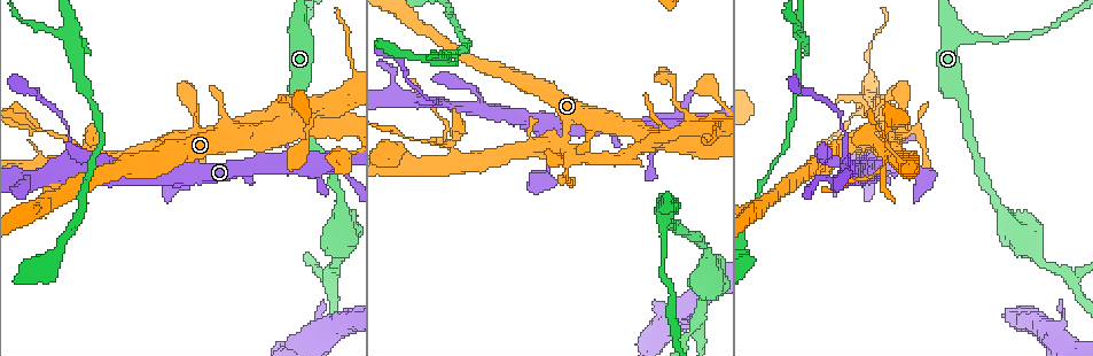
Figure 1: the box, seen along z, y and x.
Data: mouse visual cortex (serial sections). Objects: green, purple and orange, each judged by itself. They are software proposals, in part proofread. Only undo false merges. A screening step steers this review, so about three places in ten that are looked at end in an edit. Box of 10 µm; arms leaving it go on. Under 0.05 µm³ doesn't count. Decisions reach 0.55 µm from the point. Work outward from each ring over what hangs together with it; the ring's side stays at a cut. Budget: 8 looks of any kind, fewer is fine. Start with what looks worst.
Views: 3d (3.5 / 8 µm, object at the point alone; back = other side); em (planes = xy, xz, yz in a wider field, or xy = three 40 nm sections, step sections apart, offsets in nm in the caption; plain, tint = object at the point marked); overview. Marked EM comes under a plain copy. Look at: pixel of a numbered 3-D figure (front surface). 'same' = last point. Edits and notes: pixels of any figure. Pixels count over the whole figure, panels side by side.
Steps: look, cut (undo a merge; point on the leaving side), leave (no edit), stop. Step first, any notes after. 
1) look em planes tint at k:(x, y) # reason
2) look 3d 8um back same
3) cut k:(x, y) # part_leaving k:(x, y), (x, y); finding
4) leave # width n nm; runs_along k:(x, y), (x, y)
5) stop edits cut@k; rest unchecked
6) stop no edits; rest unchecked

look 3d 8um at 1:(673, 139) # four or more arms meet

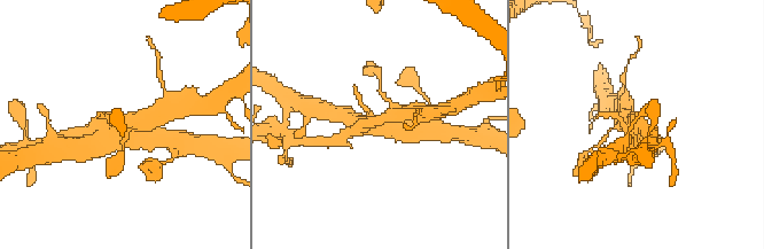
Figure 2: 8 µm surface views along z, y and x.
look 3d 3.5um same # zoom in

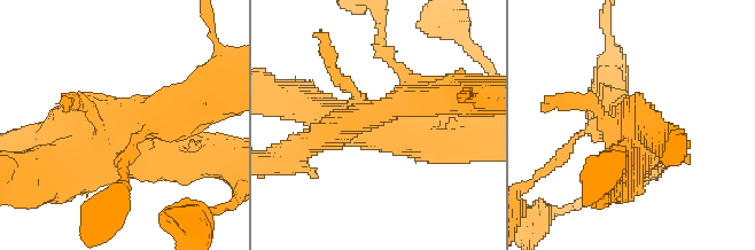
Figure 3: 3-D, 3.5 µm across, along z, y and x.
cut 3:(139, 100) # two cells meet here

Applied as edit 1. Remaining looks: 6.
look 3d 3.5um at 1:(703, 268)

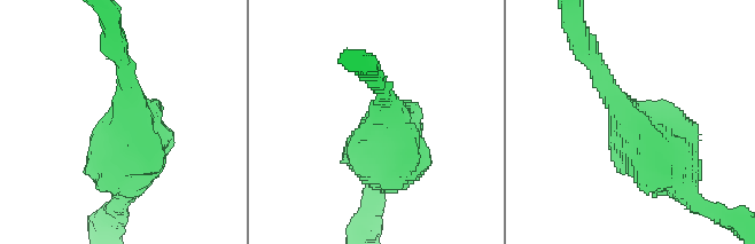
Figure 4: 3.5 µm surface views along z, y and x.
look em planes tint at 4:(120, 131)

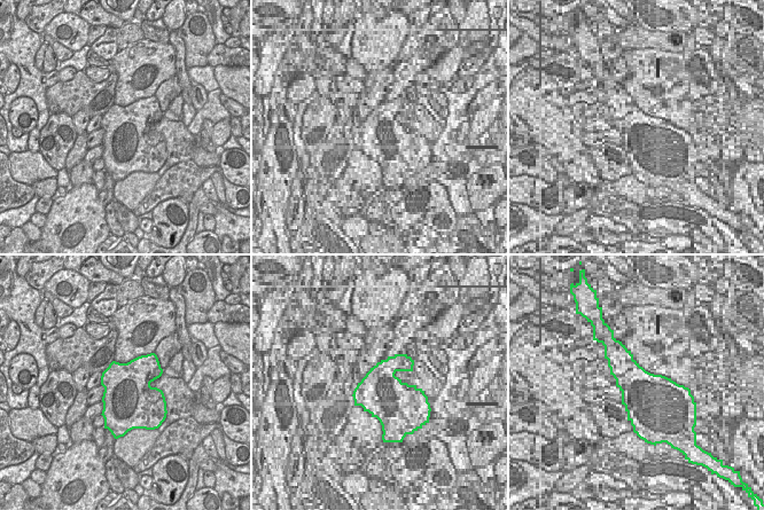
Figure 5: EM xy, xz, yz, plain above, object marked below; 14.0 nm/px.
leave # runs_along 4:(606, 87), (623, 116), (703, 207); continuous, no second cell

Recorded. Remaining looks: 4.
stop edits cut@3; rest unchecked

